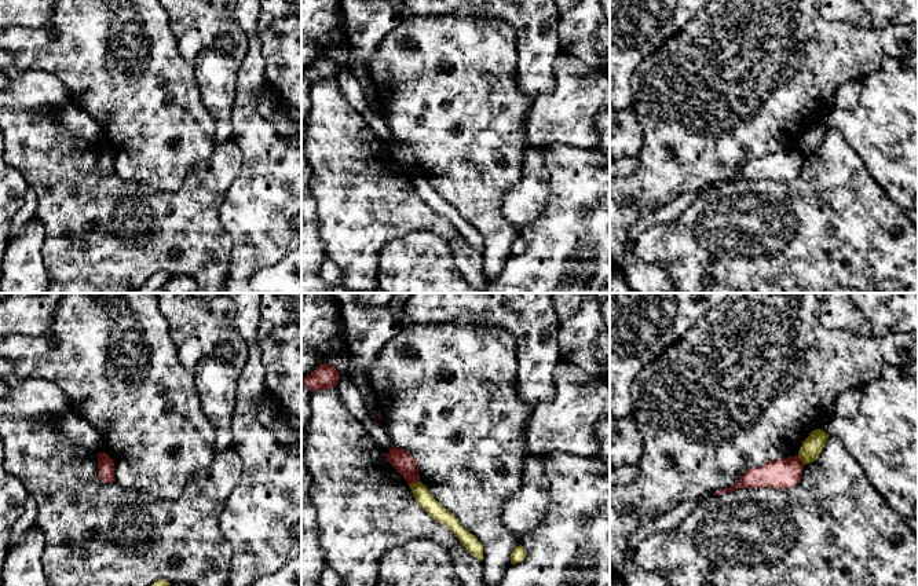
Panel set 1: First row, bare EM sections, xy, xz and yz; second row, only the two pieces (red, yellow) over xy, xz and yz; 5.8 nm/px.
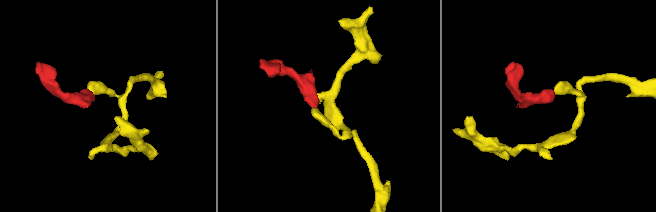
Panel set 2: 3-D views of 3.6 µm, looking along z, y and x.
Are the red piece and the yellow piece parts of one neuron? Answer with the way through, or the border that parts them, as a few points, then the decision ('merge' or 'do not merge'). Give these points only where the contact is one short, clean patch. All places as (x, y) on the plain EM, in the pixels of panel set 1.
border along xz (419, 172), (409, 176); do not merge

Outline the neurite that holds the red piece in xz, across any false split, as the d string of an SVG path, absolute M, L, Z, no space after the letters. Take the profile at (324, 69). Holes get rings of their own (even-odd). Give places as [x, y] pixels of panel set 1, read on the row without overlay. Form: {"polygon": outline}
{"polygon": "M328 55L319 56L314 63L301 70L301 74L311 83L336 80L340 72L339 63Z"}

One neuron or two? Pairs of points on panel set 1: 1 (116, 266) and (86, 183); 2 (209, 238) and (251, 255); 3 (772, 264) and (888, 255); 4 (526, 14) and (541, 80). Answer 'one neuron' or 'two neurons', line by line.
1: one neuron
2: two neurons
3: one neuron
4: one neuron

